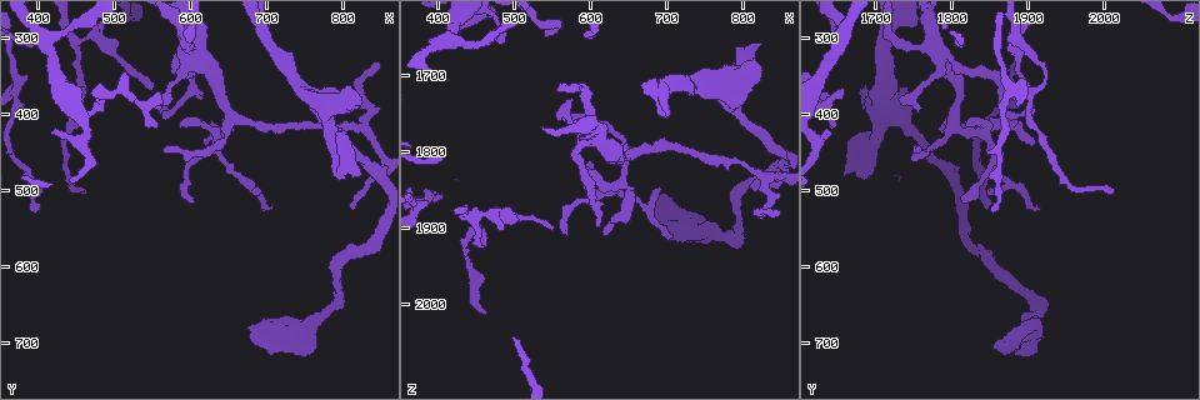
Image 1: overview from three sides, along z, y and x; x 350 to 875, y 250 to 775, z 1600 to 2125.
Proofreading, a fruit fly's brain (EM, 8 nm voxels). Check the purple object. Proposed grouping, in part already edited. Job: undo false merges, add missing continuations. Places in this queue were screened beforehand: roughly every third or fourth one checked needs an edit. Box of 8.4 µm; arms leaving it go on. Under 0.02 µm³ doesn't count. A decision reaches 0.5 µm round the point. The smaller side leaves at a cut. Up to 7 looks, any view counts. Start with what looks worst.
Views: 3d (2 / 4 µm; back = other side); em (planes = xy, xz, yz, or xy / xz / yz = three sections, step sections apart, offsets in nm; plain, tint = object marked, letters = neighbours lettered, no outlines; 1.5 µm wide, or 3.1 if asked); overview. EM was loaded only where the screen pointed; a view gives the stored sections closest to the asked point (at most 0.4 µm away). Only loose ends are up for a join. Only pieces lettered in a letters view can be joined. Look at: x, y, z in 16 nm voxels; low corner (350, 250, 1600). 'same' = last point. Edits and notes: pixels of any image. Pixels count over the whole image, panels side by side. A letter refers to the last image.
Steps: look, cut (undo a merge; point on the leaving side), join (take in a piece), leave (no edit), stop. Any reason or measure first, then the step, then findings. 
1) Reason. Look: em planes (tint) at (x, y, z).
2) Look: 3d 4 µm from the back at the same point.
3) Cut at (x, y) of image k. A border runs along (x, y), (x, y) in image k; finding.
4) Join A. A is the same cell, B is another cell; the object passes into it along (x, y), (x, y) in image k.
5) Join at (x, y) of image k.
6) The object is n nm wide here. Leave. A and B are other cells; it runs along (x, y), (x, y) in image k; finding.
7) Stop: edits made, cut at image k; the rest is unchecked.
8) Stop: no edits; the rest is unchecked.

Tapers out. Look: 3d 2 µm from the back at (460, 500, 2015).

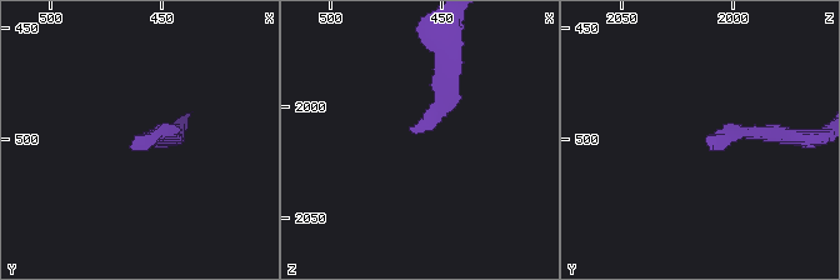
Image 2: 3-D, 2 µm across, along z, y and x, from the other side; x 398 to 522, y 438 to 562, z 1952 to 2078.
Now the EM. Look: em planes (letters) at (463, 497, 2009).

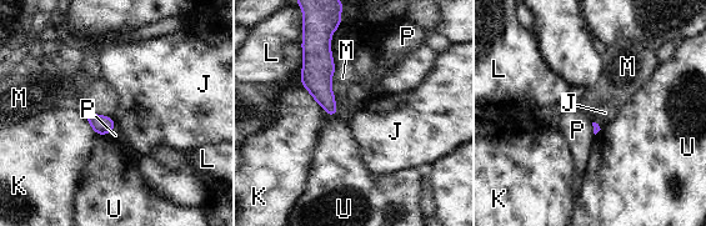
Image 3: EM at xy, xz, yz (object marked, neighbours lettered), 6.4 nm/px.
Leave. J, K, L, M, P and U are other cells; a border runs along (113, 119), (115, 122) in image 3; no lettered piece goes on from it.

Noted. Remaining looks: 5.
An open end. Look: 3d 2 µm at (620, 435, 1910).

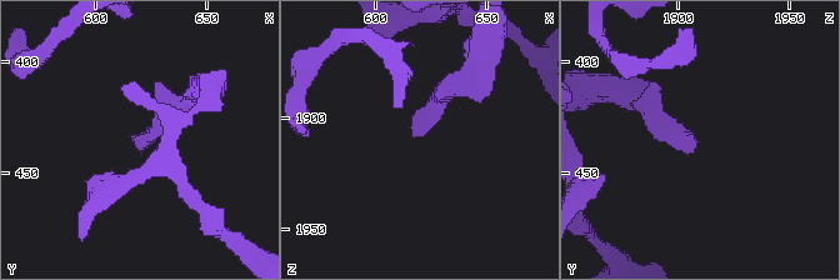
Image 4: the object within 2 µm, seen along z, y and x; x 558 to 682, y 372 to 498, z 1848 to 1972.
Need the tissue. Look: em 3.1 µm planes (plain) at (618, 438, 1906).

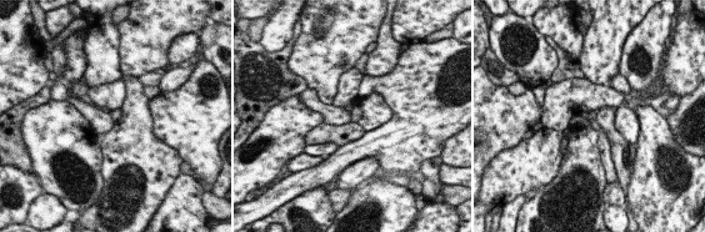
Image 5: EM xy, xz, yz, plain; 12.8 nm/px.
Look: em 3.1 µm planes (letters) at the same point.

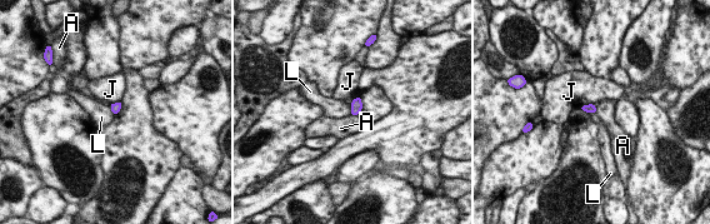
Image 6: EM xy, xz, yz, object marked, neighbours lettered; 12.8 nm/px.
The object is 100 nm wide here; the longest contact is with L, 240 nm. Leave. A, J and L are other cells; no lettered piece goes on from it.

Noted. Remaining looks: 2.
Tapers out. Look: 3d 4 µm from the back at (565, 445, 1755).

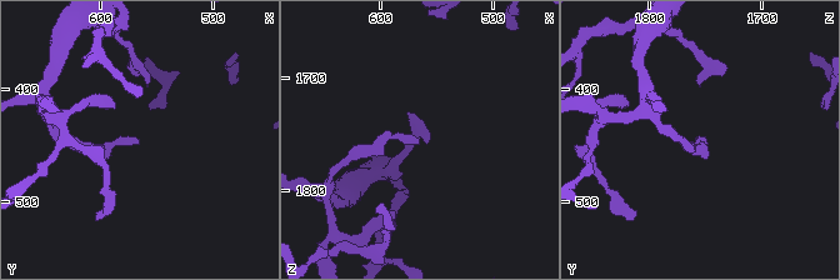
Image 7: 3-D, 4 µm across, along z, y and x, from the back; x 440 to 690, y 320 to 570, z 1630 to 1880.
Look: em planes (letters) at (564, 448, 1756).

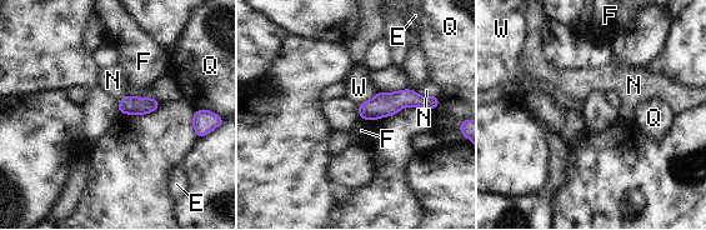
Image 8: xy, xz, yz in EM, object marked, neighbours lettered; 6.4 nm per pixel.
The object is 110 nm wide here. Leave. E, F, N, Q and W are other cells; a border runs along (412, 90), (425, 98), (432, 95) in image 8; no lettered piece goes on from it.

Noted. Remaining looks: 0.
Stop: no edits; the rest is unchecked.

